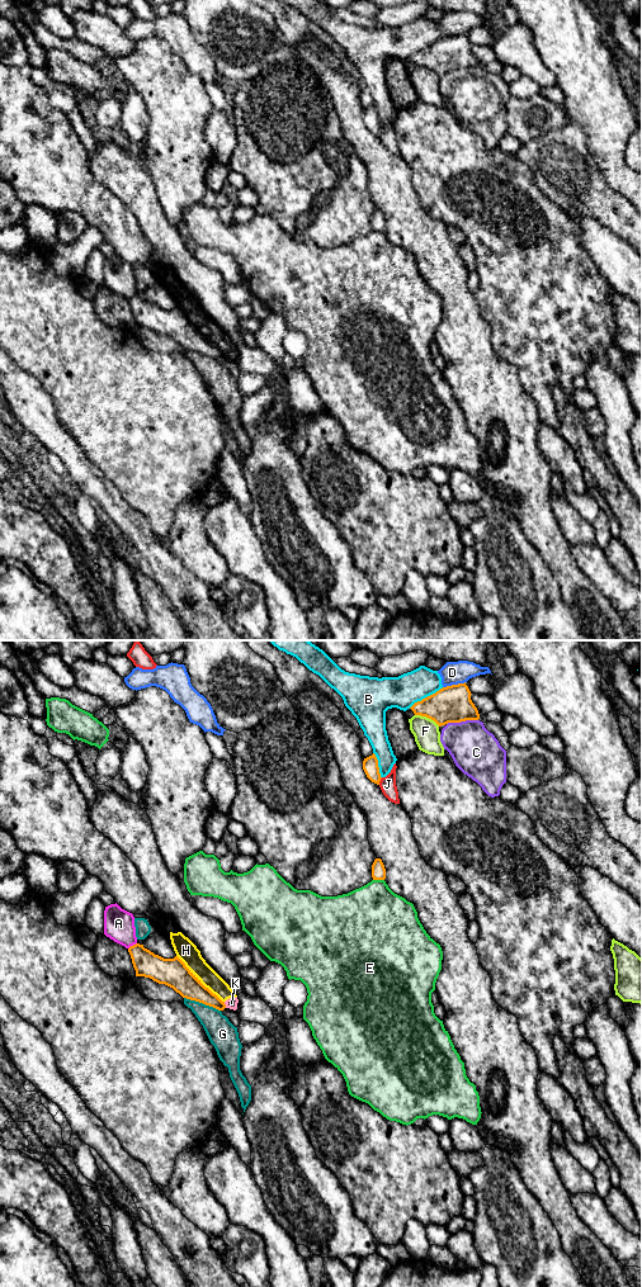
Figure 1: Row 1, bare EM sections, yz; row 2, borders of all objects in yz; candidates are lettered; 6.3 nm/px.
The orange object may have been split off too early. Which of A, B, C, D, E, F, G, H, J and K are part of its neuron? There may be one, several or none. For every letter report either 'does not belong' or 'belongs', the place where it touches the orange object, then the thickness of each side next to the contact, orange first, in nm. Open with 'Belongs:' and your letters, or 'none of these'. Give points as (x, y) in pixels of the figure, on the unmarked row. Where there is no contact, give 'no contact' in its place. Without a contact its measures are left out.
Belongs: none of these
A: does not belong; contact yz (133, 296); calibres 160 and 190 nm
B: does not belong; contact yz (425, 48); calibres 240 and 200 nm
C: does not belong; contact yz (462, 71); calibres 240 and 300 nm
D: does not belong; contact yz (453, 36); calibres 240 and 140 nm
E: does not belong; contact yz (378, 230); calibres 100 and 400 nm
F: does not belong; contact yz (428, 67); calibres 240 and 160 nm
G: does not belong; contact yz (202, 353); calibres 170 and 180 nm
H: does not belong; contact yz (199, 331); calibres 180 and 140 nm
J: does not belong; contact yz (379, 131); calibres 100 and 100 nm
K: does not belong; contact yz (225, 355); calibres 140 and 70 nm

